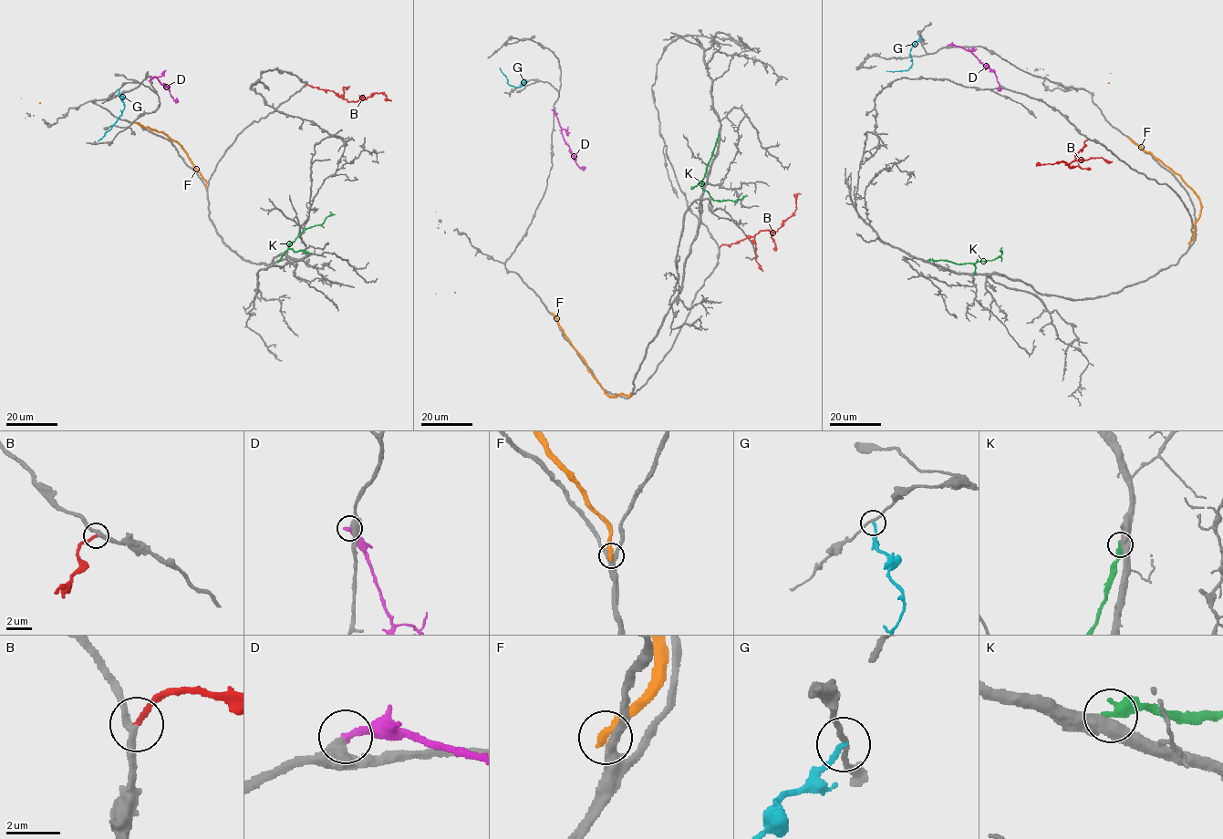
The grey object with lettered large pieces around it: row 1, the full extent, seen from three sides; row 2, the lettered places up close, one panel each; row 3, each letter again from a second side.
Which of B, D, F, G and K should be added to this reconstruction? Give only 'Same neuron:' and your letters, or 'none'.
Same neuron: B

